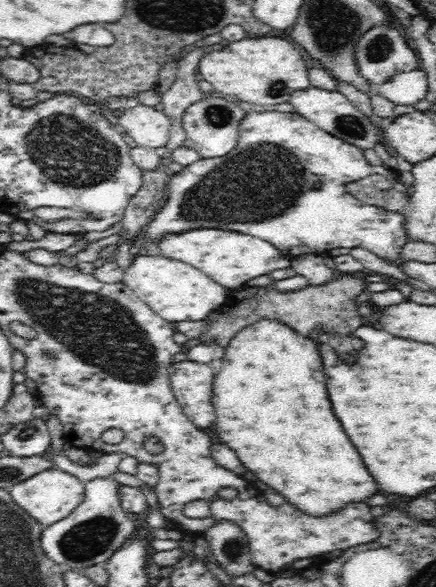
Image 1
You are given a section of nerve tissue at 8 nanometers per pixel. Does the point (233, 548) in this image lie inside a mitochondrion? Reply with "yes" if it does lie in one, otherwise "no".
yes

